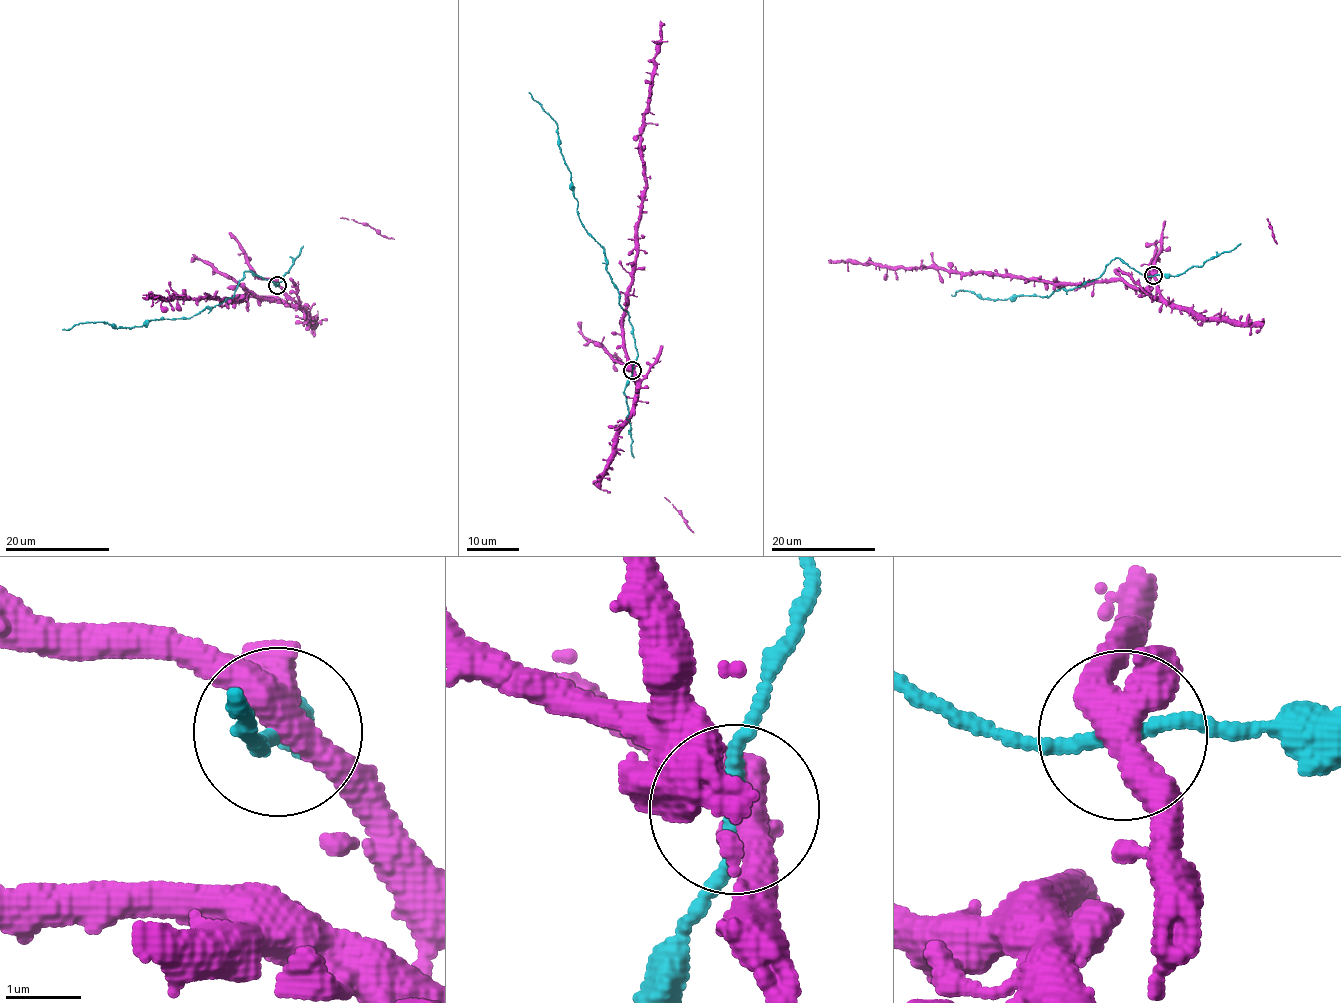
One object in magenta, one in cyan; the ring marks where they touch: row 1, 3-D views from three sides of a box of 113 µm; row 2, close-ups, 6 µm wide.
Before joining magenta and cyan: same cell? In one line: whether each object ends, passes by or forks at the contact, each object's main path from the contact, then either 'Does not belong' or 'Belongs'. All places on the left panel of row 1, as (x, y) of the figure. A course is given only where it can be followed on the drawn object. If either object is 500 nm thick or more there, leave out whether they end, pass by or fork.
At the ring magenta forks. At the ring cyan passes by. Course of magenta: (277, 284), (290, 304), (246, 292), (240, 300), (231, 301), (206, 296), (142, 297). Course of cyan: (277, 284), (246, 271), (231, 297), (189, 318), (149, 320), (132, 328), (84, 322), (61, 329). Belongs

